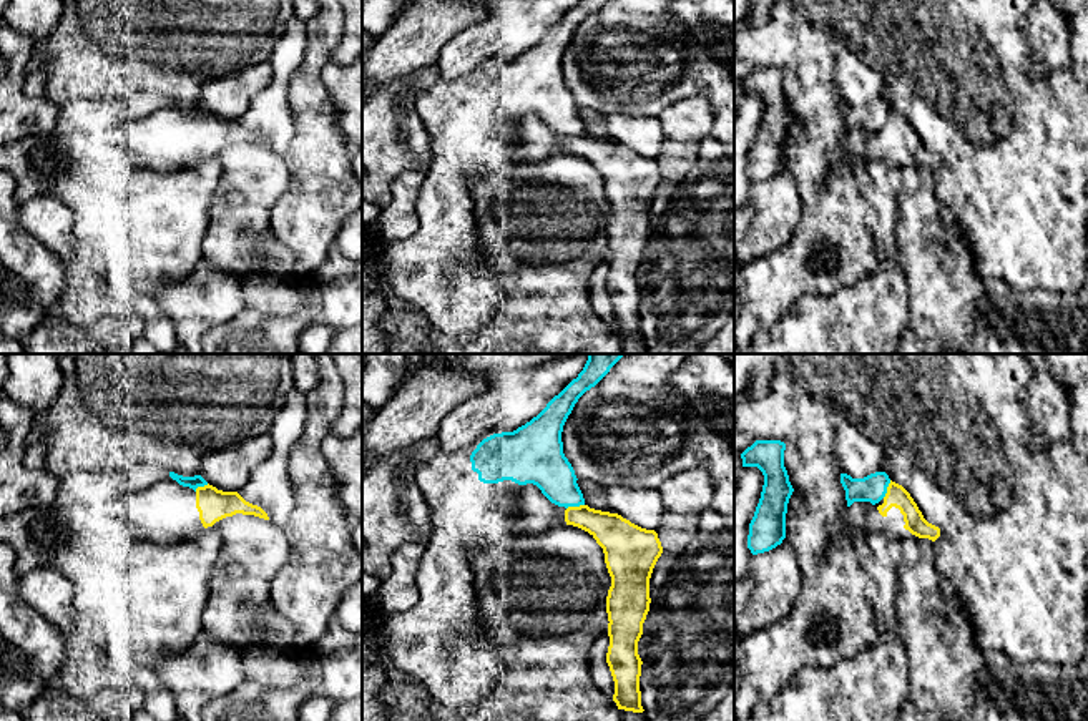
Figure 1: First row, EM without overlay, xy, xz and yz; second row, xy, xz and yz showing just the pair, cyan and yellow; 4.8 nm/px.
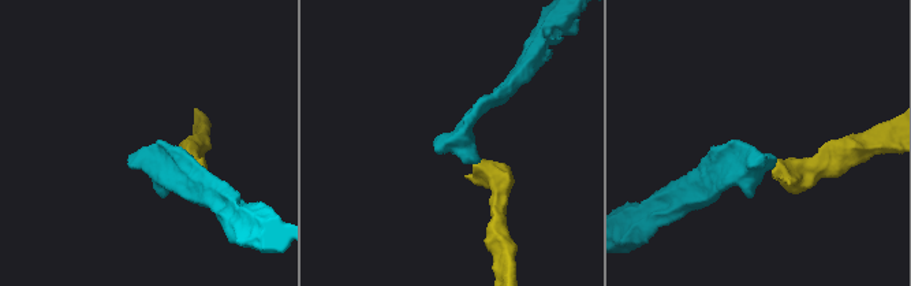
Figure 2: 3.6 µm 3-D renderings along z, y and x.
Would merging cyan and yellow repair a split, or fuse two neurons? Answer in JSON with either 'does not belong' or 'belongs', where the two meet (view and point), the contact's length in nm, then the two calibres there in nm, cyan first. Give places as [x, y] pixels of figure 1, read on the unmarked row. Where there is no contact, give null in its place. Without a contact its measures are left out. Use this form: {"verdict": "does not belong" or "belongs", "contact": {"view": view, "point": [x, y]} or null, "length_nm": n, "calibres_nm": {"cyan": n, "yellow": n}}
{"verdict": "does not belong", "contact": {"view": "xz", "point": [575, 133]}, "length_nm": 90, "calibres_nm": {"cyan": 220, "yellow": 190}}

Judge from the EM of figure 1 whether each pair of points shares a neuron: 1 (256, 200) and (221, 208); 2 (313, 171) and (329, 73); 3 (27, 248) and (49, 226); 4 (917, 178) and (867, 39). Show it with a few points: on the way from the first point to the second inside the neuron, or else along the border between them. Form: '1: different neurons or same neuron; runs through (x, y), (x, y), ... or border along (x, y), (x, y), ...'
1: same neuron; runs through (248, 208), (245, 211), (230, 211)
2: different neurons; border along (329, 60), (321, 82), (341, 123)
3: different neurons; border along (19, 205), (19, 221), (65, 263)
4: different neurons; border along (934, 171), (934, 195), (949, 208)

